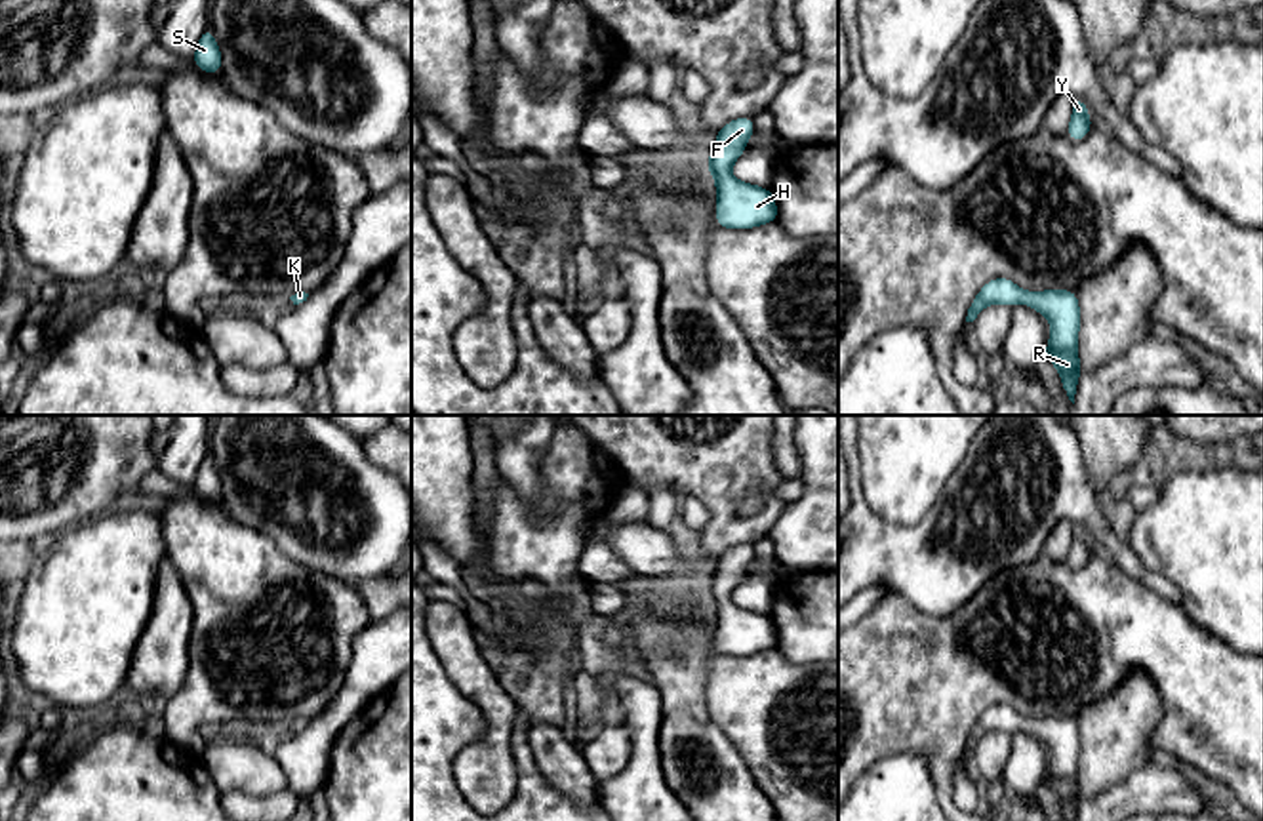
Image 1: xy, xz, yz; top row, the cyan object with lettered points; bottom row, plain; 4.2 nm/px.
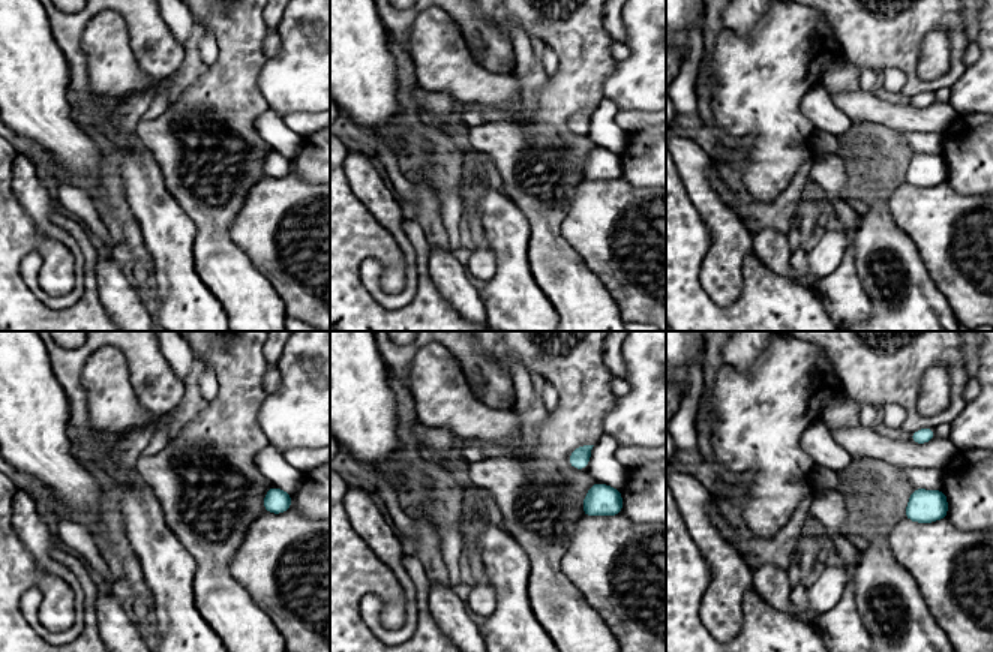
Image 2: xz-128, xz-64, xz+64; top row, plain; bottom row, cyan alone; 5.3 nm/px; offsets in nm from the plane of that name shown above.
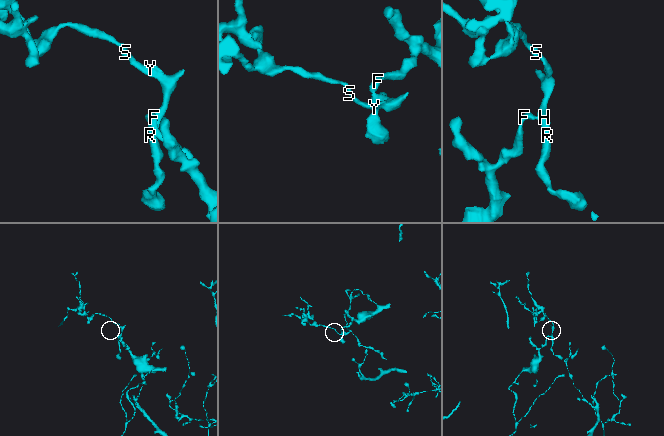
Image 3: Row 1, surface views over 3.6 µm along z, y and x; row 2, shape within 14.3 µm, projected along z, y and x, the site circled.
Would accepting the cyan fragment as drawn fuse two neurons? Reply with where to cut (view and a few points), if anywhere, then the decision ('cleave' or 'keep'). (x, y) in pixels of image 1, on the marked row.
cut none; keep

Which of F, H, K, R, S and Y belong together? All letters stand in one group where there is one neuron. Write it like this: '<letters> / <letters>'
F H K R S Y

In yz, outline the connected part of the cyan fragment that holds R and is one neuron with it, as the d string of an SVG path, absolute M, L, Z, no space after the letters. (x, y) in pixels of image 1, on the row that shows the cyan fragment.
M994 278L983 286L968 309L966 322L992 303L1015 307L1027 303L1052 322L1052 337L1046 345L1046 356L1061 373L1061 385L1074 404L1080 364L1078 364L1078 295L1067 290L1023 291L1010 278Z

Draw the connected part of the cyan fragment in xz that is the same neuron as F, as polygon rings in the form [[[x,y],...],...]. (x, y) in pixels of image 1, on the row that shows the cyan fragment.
[[[752,118],[728,122],[716,133],[716,143],[707,160],[707,168],[716,179],[716,223],[720,229],[752,229],[777,219],[777,206],[770,189],[730,175],[733,162],[743,154],[752,133]]]

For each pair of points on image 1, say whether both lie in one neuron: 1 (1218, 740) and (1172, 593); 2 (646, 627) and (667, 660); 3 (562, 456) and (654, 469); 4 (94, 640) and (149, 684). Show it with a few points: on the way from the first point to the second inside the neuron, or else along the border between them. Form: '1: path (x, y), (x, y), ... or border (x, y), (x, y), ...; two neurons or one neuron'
1: border (1138, 580), (1180, 608); two neurons
2: path (654, 635), (667, 652); one neuron
3: border (587, 435), (616, 463), (627, 482); two neurons
4: border (145, 627), (132, 656), (124, 694); two neurons

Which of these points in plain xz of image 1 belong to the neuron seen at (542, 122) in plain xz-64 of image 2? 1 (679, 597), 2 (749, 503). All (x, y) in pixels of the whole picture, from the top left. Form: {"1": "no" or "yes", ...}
{"1": "yes", "2": "no"}

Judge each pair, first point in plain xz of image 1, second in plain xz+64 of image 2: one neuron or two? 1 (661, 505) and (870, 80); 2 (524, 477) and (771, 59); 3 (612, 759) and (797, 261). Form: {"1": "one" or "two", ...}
{"1": "one", "2": "two", "3": "two"}

